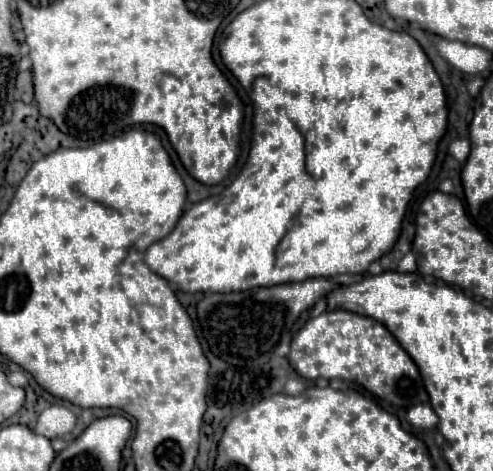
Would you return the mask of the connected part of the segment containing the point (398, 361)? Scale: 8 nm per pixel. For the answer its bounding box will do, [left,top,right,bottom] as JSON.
[288,310,428,408]

